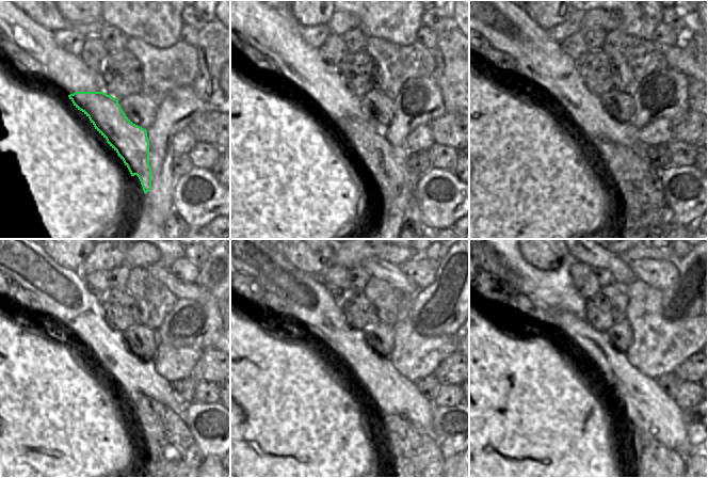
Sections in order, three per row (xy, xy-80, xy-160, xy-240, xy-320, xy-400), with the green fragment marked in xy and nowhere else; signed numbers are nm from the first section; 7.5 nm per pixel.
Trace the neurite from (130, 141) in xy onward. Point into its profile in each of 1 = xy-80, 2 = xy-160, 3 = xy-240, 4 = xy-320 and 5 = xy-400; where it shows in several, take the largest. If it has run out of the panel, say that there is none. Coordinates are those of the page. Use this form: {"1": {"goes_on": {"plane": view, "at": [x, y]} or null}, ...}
{"1": {"goes_on": {"plane": "xy-80", "at": [386, 165]}}, "2": {"goes_on": {"plane": "xy-160", "at": [638, 185]}}, "3": {"goes_on": {"plane": "xy-240", "at": [170, 447]}}, "4": {"goes_on": {"plane": "xy-320", "at": [415, 453]}}, "5": {"goes_on": {"plane": "xy-400", "at": [648, 456]}}}

